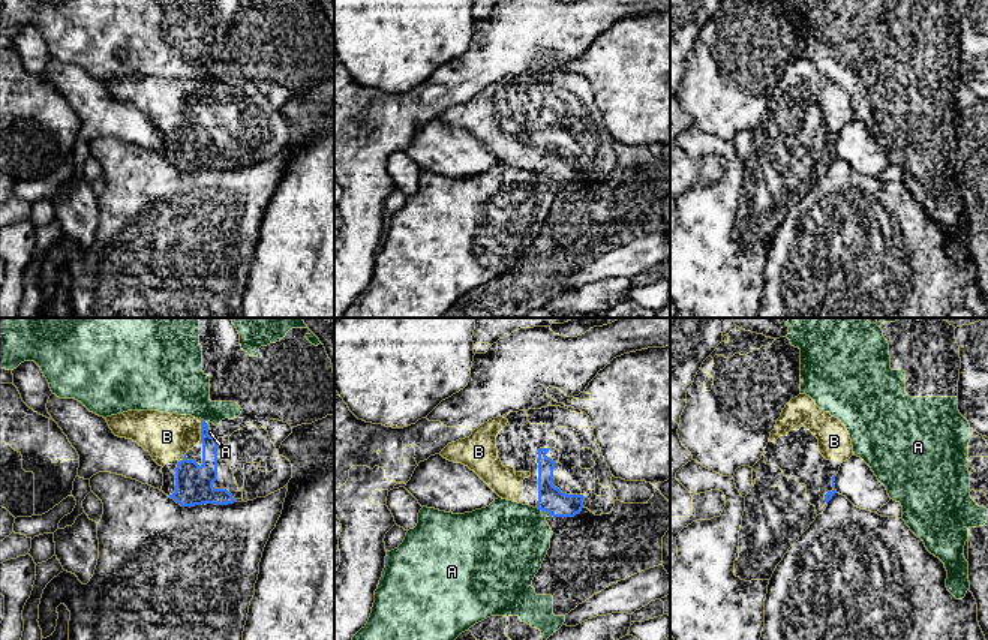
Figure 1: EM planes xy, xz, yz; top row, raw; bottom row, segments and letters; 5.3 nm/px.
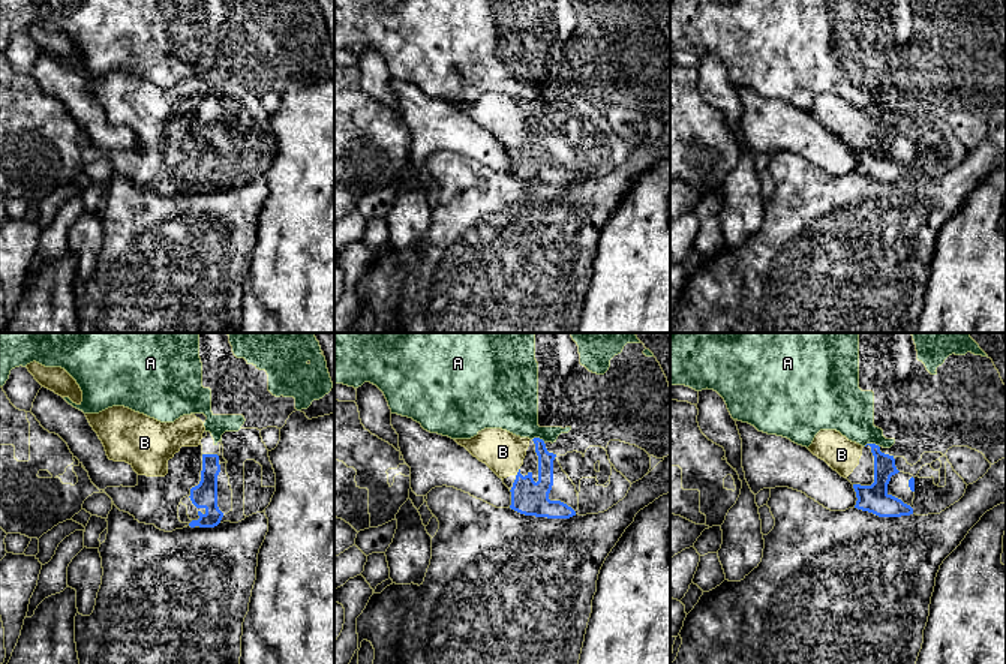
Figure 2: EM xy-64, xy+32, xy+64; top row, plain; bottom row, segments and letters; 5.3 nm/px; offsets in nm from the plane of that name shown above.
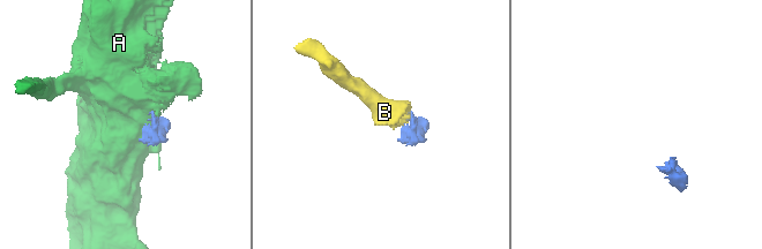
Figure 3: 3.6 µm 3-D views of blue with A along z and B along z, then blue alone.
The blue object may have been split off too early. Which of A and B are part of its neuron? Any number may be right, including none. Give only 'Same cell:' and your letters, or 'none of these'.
Same cell: B

